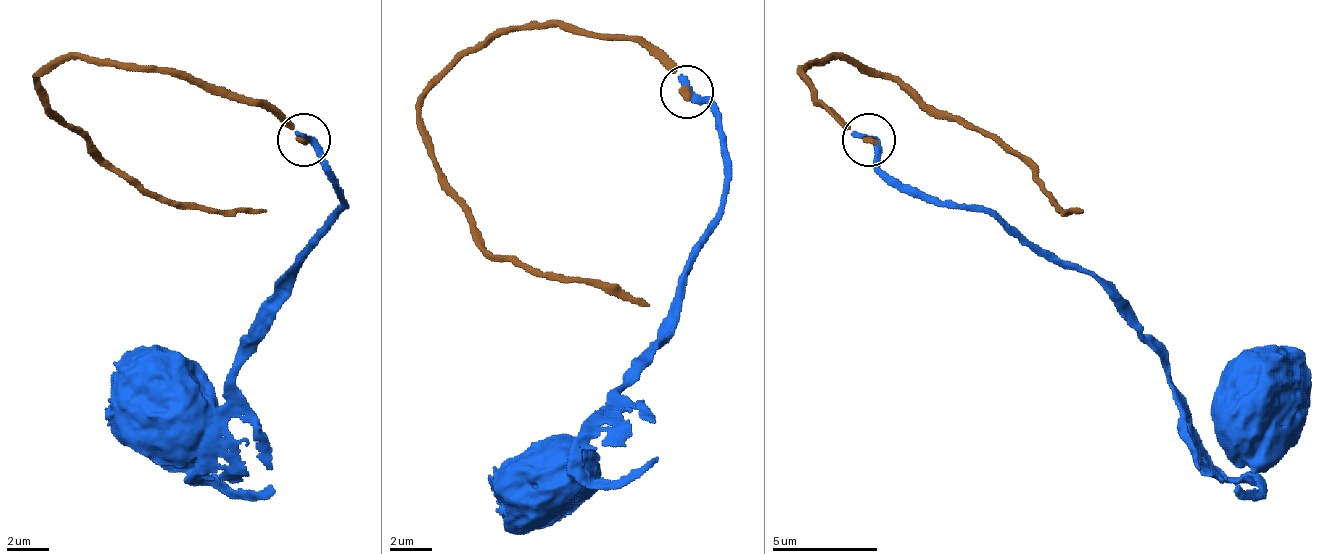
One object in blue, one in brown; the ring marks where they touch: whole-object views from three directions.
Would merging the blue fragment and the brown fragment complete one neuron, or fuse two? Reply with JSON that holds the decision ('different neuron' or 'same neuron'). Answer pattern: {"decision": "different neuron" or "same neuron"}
{"decision": "different neuron"}

